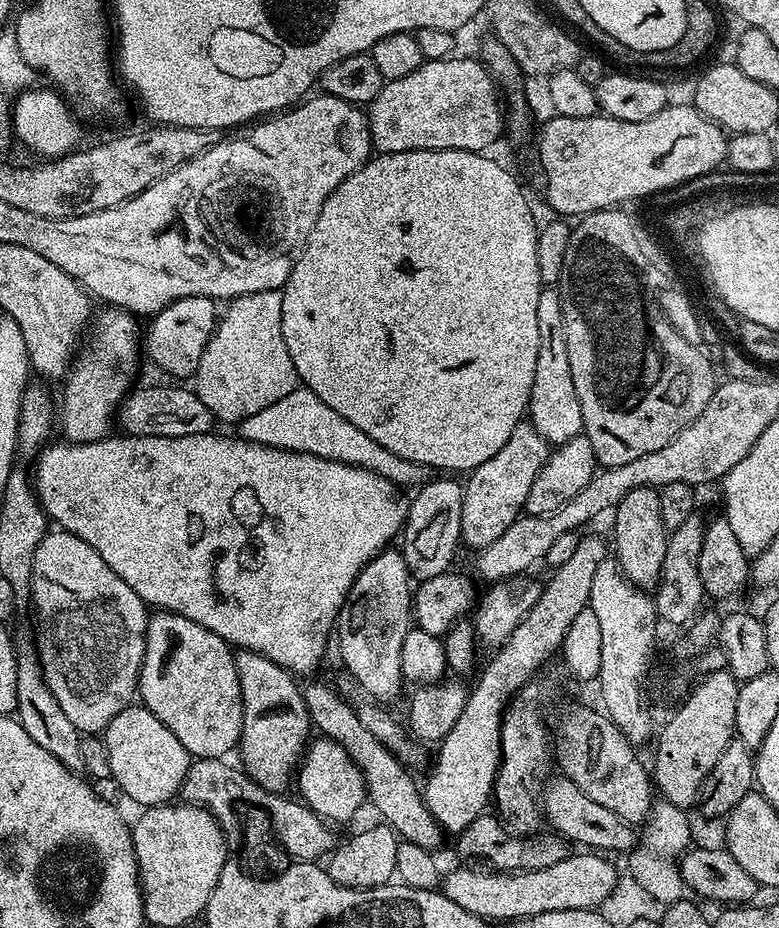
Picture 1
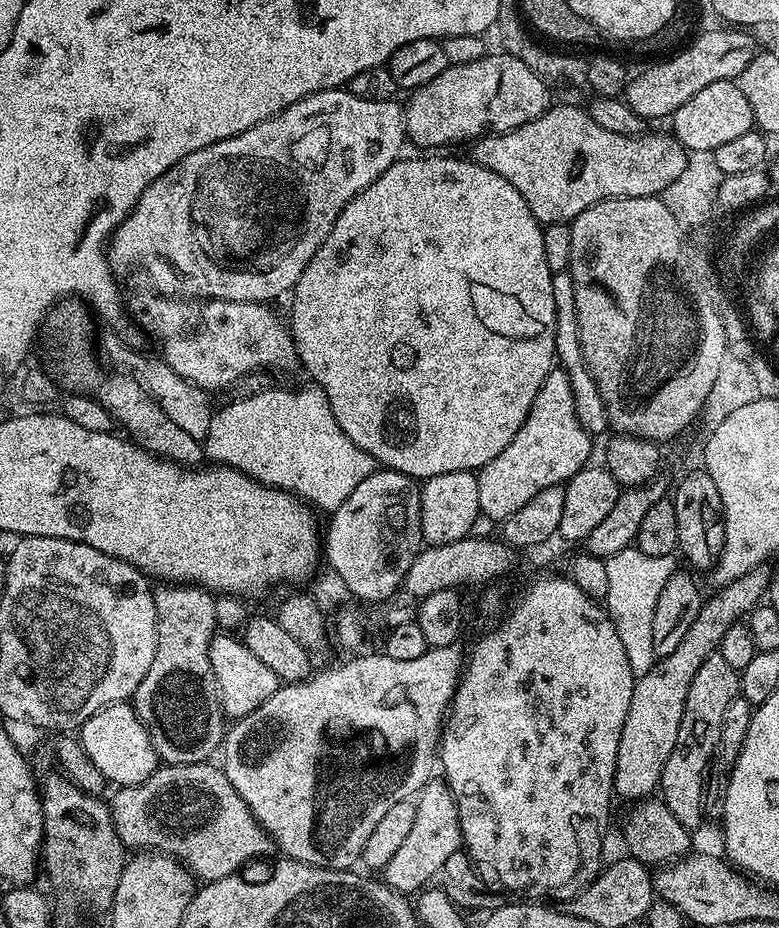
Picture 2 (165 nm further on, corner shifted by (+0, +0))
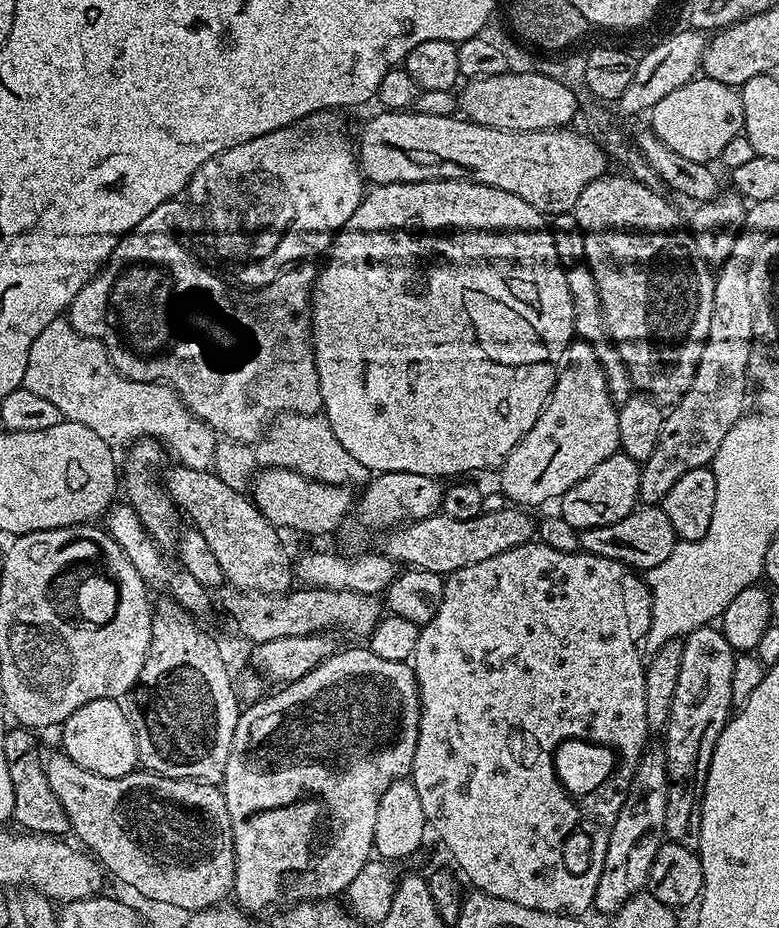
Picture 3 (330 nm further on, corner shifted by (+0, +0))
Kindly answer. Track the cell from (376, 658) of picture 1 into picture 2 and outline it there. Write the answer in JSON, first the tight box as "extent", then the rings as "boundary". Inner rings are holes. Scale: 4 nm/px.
{"extent":[322,470,422,606],"boundary":[[[391,470],[374,471],[364,482],[354,487],[350,496],[338,506],[335,512],[331,513],[329,520],[332,521],[329,522],[328,532],[326,528],[326,535],[322,540],[322,548],[326,553],[326,564],[327,567],[336,570],[339,577],[346,582],[349,597],[356,598],[357,596],[358,599],[365,600],[366,603],[373,604],[373,606],[379,605],[381,602],[391,598],[401,585],[403,585],[406,570],[410,570],[410,562],[412,561],[413,555],[422,544],[420,534],[420,488],[418,487],[417,481],[413,480],[411,476],[407,476],[401,472],[393,472]]]}

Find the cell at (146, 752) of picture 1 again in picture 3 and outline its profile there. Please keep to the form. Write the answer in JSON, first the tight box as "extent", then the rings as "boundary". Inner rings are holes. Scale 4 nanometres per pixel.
{"extent":[62,700,137,776],"boundary":[[[114,700],[86,702],[70,718],[64,721],[64,745],[62,751],[74,763],[103,776],[124,776],[137,767],[136,729],[132,727],[129,713],[120,709]]]}

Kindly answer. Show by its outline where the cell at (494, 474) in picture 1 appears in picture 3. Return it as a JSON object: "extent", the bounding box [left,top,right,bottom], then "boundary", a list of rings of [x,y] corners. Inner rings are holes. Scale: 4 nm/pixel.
{"extent":[498,338,620,506],"boundary":[[[576,338],[568,346],[566,363],[556,373],[556,381],[548,401],[544,403],[538,422],[510,450],[508,457],[498,469],[500,488],[509,496],[516,506],[532,506],[528,504],[544,504],[547,500],[555,501],[564,495],[570,486],[582,482],[598,462],[606,462],[606,458],[618,451],[620,438],[618,434],[618,405],[610,398],[606,386],[606,374],[594,350],[585,340]]]}

